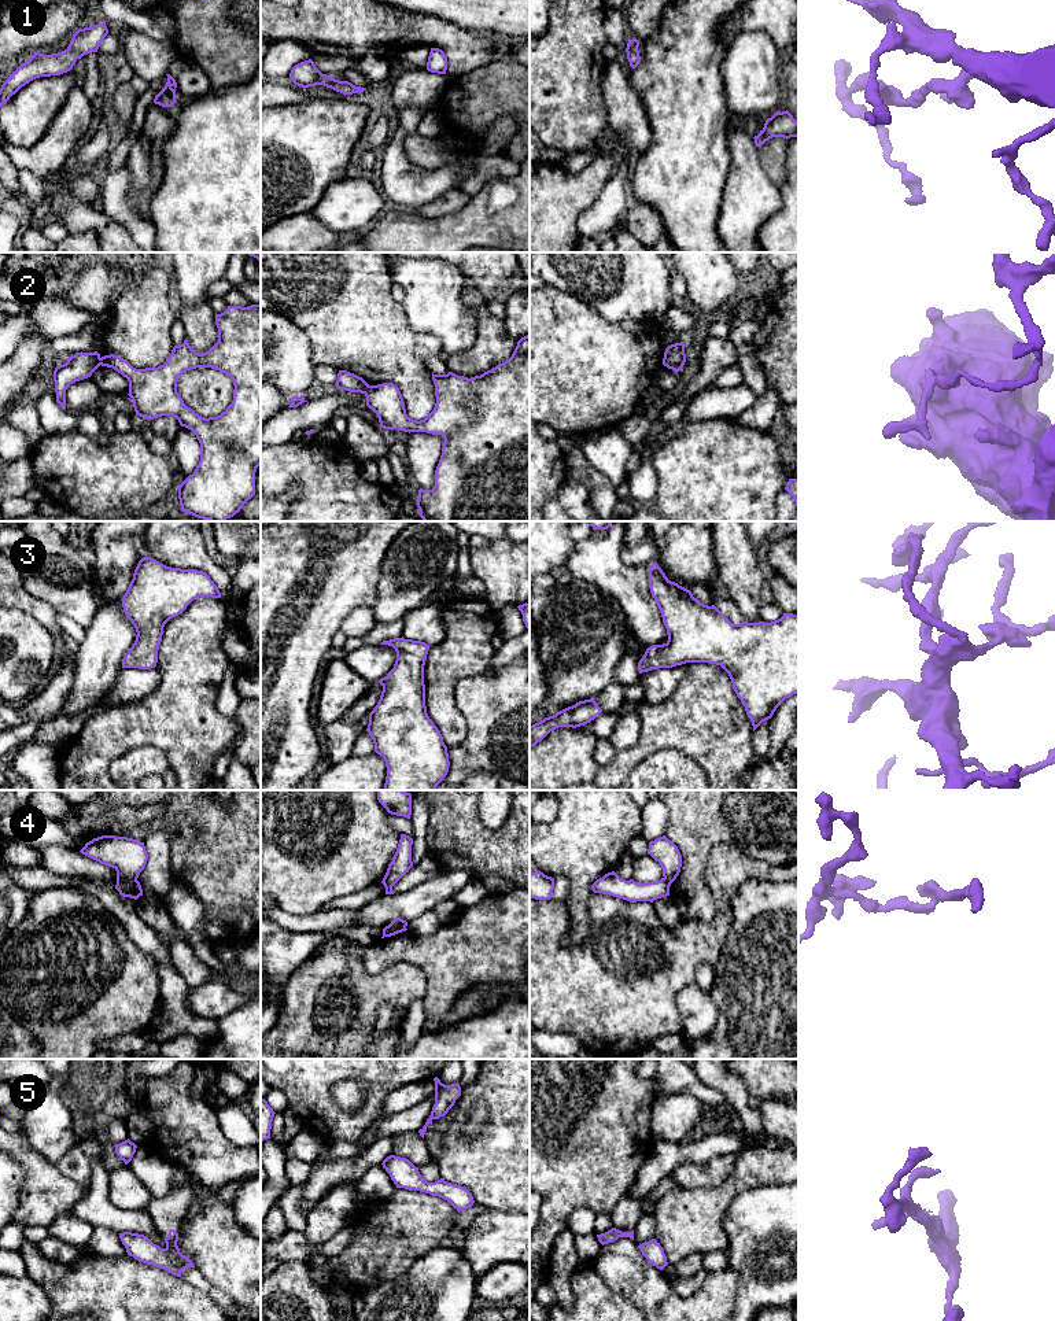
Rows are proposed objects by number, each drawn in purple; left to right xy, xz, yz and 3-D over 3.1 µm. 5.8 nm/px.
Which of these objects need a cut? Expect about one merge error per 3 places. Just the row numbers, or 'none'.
2, 4

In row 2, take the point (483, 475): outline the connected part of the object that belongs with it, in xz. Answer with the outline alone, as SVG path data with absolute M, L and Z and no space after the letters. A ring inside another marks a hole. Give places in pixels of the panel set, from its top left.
M530 335L521 337L509 359L497 365L491 370L480 376L464 377L453 372L447 374L434 374L436 403L434 410L424 420L413 420L406 414L405 403L399 388L392 383L369 385L365 391L366 406L372 409L377 417L380 427L384 429L398 429L405 432L427 432L442 435L444 439L442 455L435 471L435 486L432 490L418 490L417 508L424 521L530 521Z

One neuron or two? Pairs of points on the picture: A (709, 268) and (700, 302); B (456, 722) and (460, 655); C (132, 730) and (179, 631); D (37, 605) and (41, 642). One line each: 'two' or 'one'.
A: one
B: one
C: one
D: two

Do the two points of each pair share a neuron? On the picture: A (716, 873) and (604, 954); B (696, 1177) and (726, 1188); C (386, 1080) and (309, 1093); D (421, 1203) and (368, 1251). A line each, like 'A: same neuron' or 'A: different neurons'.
A: same neuron
B: different neurons
C: same neuron
D: same neuron

